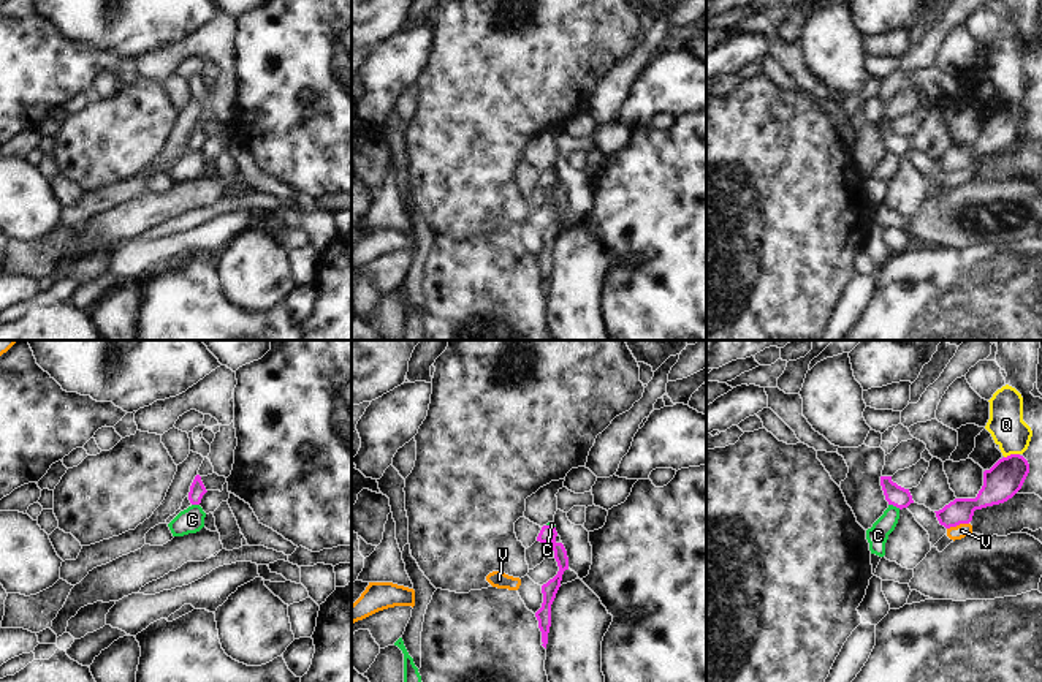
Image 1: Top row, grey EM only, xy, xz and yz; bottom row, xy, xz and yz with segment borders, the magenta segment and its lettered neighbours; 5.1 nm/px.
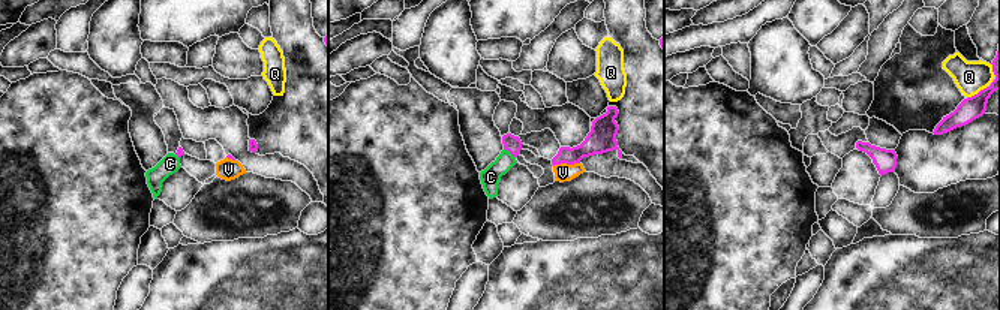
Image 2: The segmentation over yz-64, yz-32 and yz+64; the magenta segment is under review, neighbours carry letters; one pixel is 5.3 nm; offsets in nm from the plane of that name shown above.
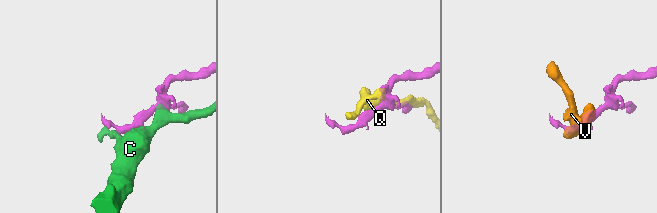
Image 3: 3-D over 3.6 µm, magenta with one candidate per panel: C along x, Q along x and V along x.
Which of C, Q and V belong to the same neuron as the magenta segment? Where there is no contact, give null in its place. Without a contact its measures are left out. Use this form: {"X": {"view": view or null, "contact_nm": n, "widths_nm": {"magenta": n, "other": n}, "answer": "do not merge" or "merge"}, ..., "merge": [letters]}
{"C": {"view": "yz", "contact_nm": 70, "widths_nm": {"magenta": 110, "other": 110}, "answer": "do not merge"}, "Q": {"view": "yz", "contact_nm": 80, "widths_nm": {"magenta": 180, "other": 180}, "answer": "do not merge"}, "V": {"view": "yz", "contact_nm": 120, "widths_nm": {"magenta": 130, "other": 70}, "answer": "do not merge"}, "merge": []}

